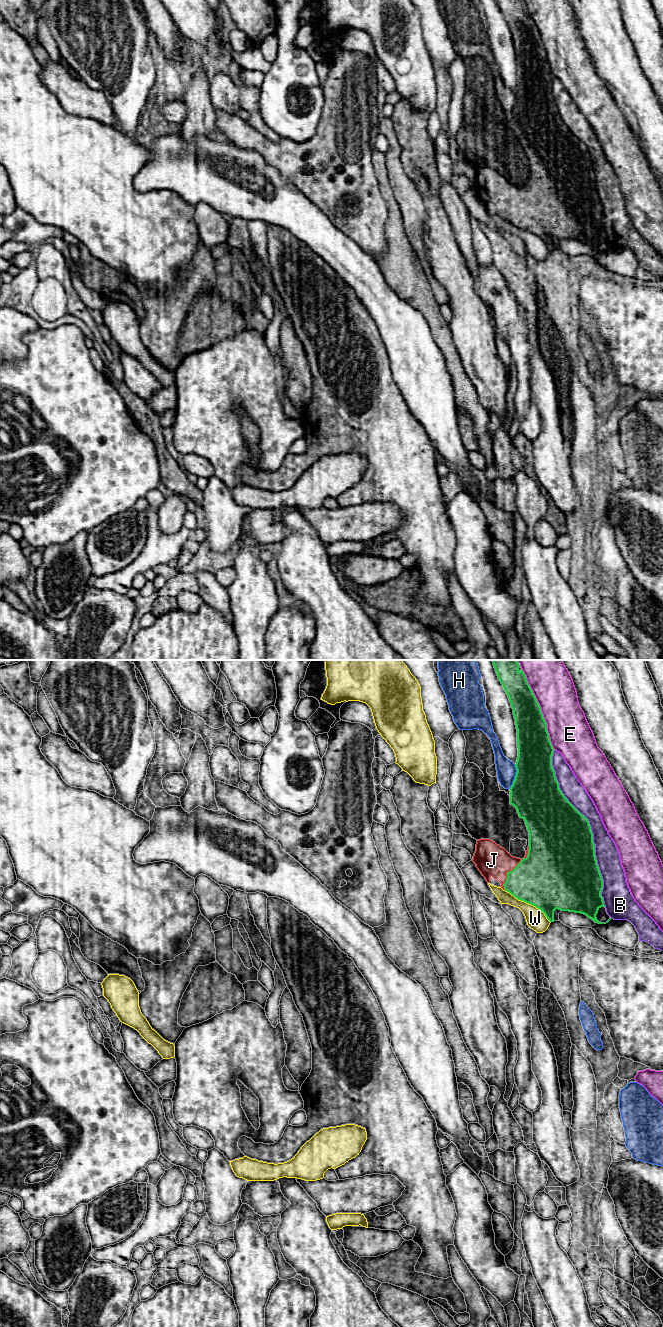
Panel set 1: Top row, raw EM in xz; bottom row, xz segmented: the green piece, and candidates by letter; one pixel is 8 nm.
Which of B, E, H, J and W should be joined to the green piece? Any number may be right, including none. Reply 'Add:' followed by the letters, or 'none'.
Add: J

